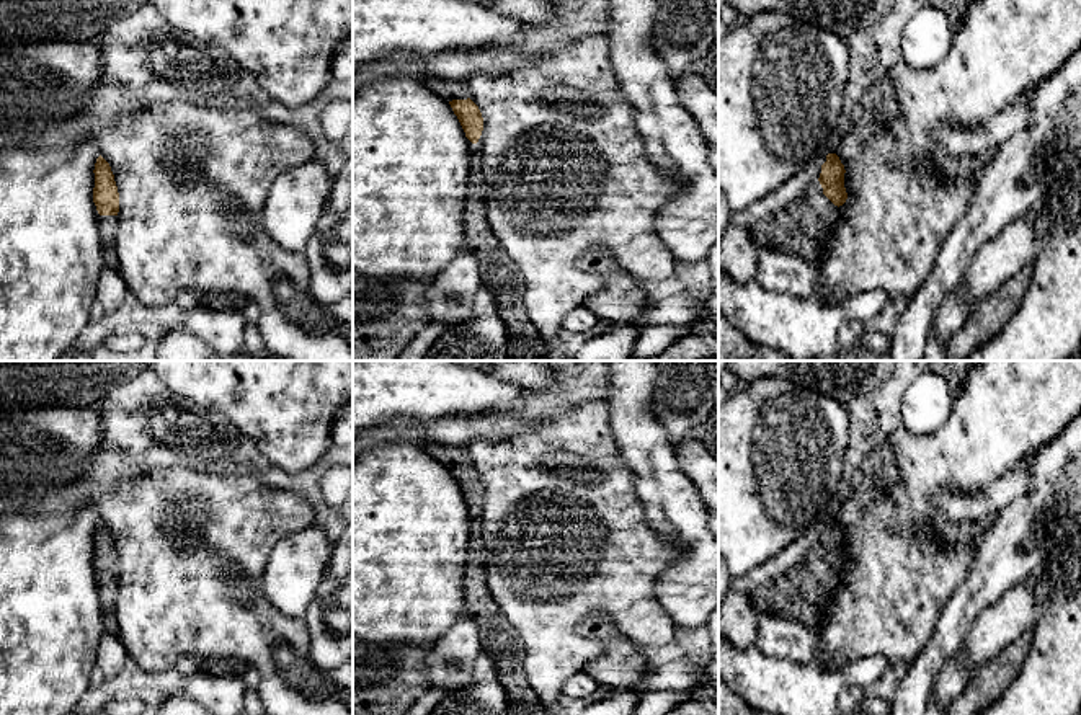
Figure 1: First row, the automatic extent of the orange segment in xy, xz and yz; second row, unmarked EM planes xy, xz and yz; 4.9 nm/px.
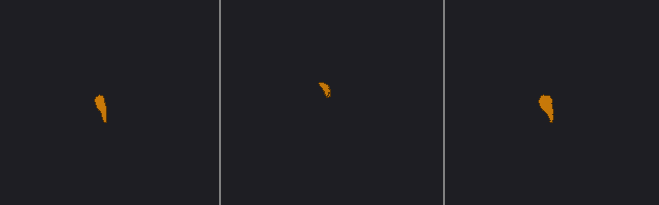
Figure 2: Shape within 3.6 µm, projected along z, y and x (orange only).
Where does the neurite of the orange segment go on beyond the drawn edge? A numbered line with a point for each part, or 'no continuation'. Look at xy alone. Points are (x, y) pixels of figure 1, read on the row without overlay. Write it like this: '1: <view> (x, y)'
1: xy (108, 590)

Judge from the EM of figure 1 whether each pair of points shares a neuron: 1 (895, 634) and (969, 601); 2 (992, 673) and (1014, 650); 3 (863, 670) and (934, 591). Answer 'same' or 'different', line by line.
1: different
2: same
3: different

